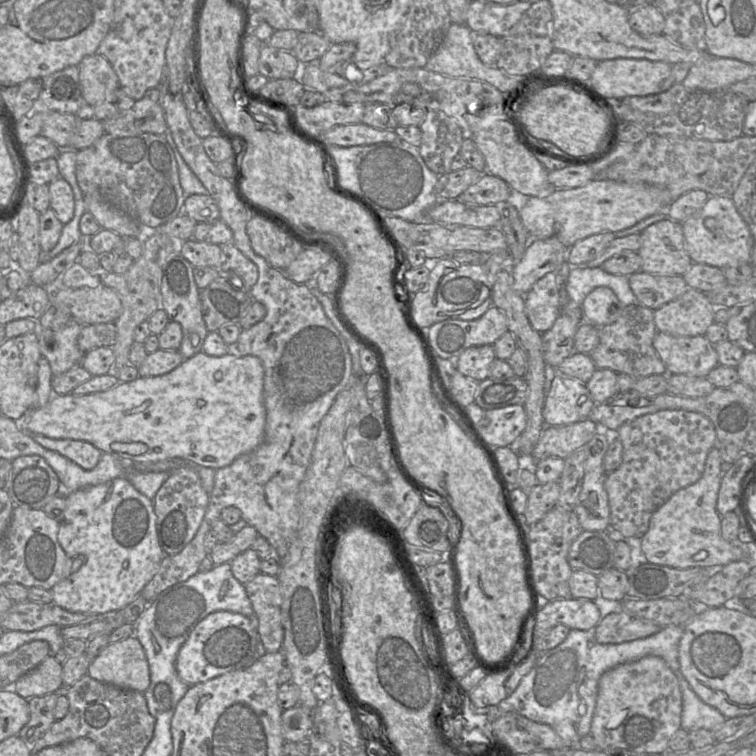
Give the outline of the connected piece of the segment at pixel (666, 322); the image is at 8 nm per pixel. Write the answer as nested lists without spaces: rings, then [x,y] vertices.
[[[689,288],[679,298],[656,309],[654,323],[658,332],[672,336],[705,335],[714,323],[715,309],[705,293]]]

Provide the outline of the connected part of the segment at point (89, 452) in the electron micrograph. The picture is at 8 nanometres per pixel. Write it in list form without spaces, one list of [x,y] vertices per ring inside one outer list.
[[[30,433],[31,438],[42,447],[57,452],[70,459],[85,470],[94,469],[103,452],[93,444],[73,439],[52,439],[43,435]]]

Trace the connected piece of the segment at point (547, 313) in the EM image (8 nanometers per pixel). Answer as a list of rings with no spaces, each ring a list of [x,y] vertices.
[[[556,272],[540,278],[524,296],[528,320],[537,332],[544,333],[555,323],[560,312],[560,280]]]

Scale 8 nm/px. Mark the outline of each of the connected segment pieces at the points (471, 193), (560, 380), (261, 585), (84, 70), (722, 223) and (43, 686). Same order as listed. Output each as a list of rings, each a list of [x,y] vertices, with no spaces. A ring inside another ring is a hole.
[[[488,172],[470,185],[460,196],[461,200],[479,205],[491,205],[512,199],[512,189],[501,178]]]
[[[556,374],[545,396],[545,426],[565,426],[588,419],[596,403],[586,383]]]
[[[259,573],[245,584],[248,598],[257,619],[257,632],[267,653],[281,651],[281,585],[277,576]]]
[[[101,54],[84,57],[78,68],[82,96],[90,106],[108,100],[119,87],[117,74]]]
[[[709,196],[703,207],[681,222],[681,225],[685,250],[692,263],[707,264],[720,269],[750,263],[751,251],[755,241],[747,223],[737,211],[731,197]],[[708,217],[717,220],[715,230],[710,231],[705,227],[704,220]]]
[[[55,656],[46,657],[36,668],[14,683],[15,692],[24,699],[54,693],[63,686],[63,665]]]

